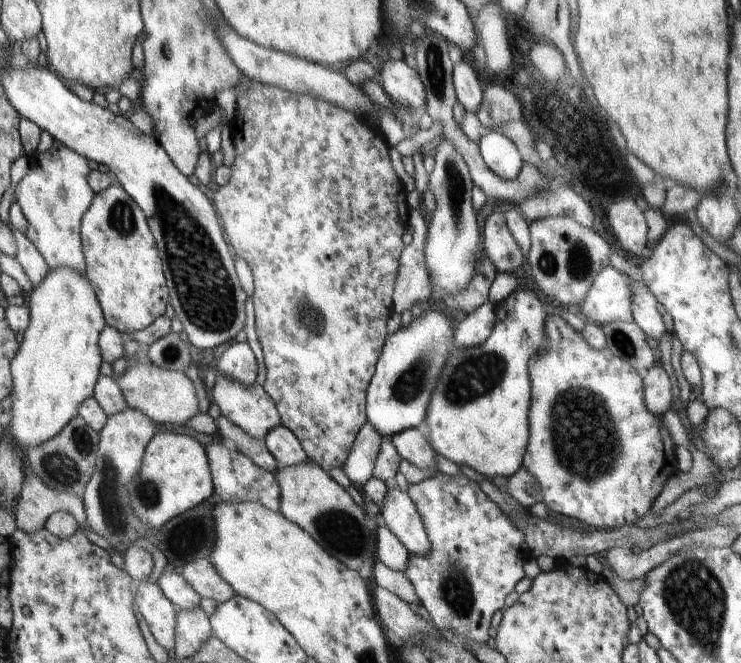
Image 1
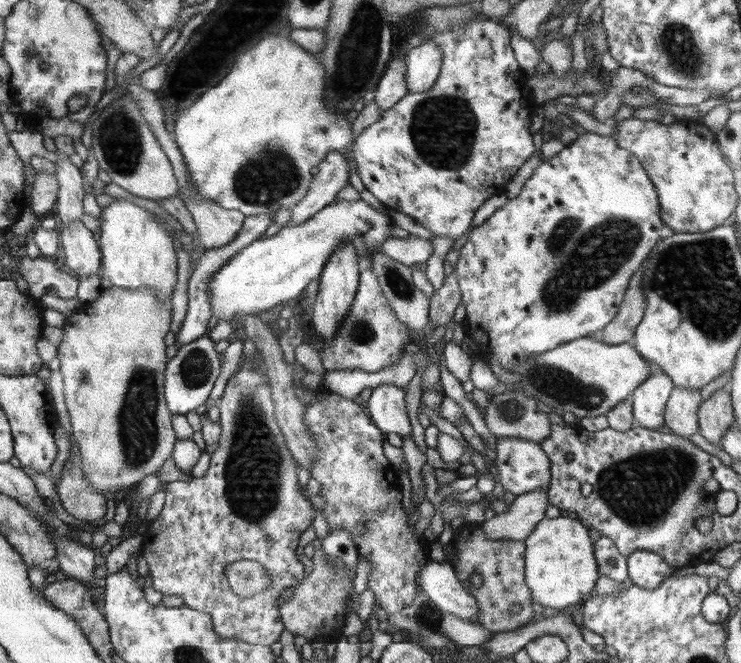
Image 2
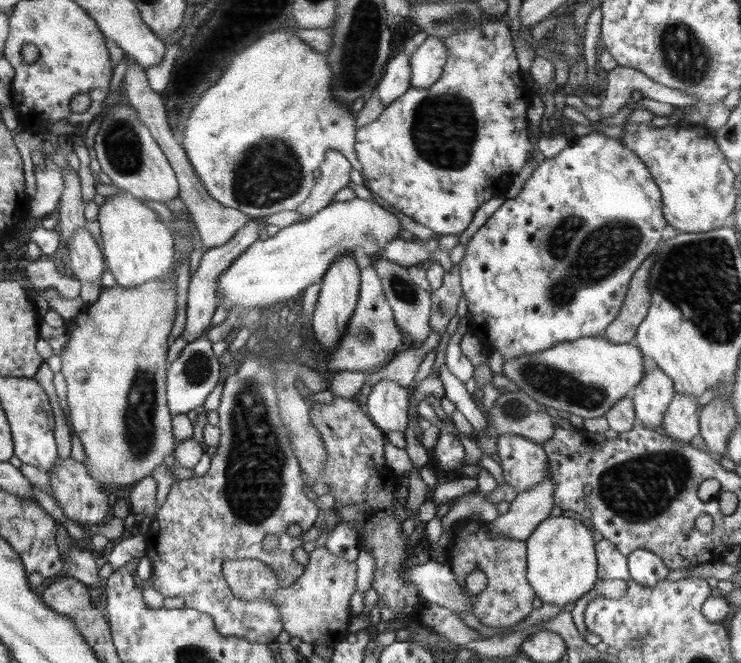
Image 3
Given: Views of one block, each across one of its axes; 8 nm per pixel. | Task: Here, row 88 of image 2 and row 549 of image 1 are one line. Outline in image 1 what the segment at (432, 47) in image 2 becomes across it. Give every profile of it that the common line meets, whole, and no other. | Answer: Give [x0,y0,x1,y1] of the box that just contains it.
[380,485,430,557]

